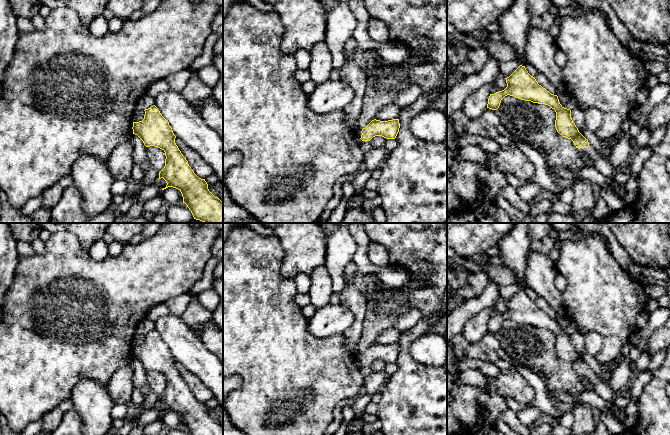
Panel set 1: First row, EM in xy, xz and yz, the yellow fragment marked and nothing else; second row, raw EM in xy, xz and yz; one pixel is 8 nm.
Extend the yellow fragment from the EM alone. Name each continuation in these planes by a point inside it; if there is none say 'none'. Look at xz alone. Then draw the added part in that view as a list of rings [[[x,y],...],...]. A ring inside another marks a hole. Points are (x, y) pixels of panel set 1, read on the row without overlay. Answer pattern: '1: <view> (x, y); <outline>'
1: xz (358, 357); [[[357,353],[355,355],[355,361],[356,361],[356,364],[357,364],[357,366],[358,366],[359,369],[361,369],[361,368],[363,368],[365,366],[365,365],[362,365],[360,363],[361,362],[361,359],[362,359],[361,355],[362,355],[362,353]]]

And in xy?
none

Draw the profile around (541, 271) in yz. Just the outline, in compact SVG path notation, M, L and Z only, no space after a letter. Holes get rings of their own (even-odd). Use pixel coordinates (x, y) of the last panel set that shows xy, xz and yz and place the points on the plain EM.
M530 252L526 269L527 286L544 298L558 316L562 316L565 315L565 303L562 292L554 284L557 273L555 262L549 256Z

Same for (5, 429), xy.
M0 412L0 435L21 435L11 429L7 422L7 419L1 412Z

